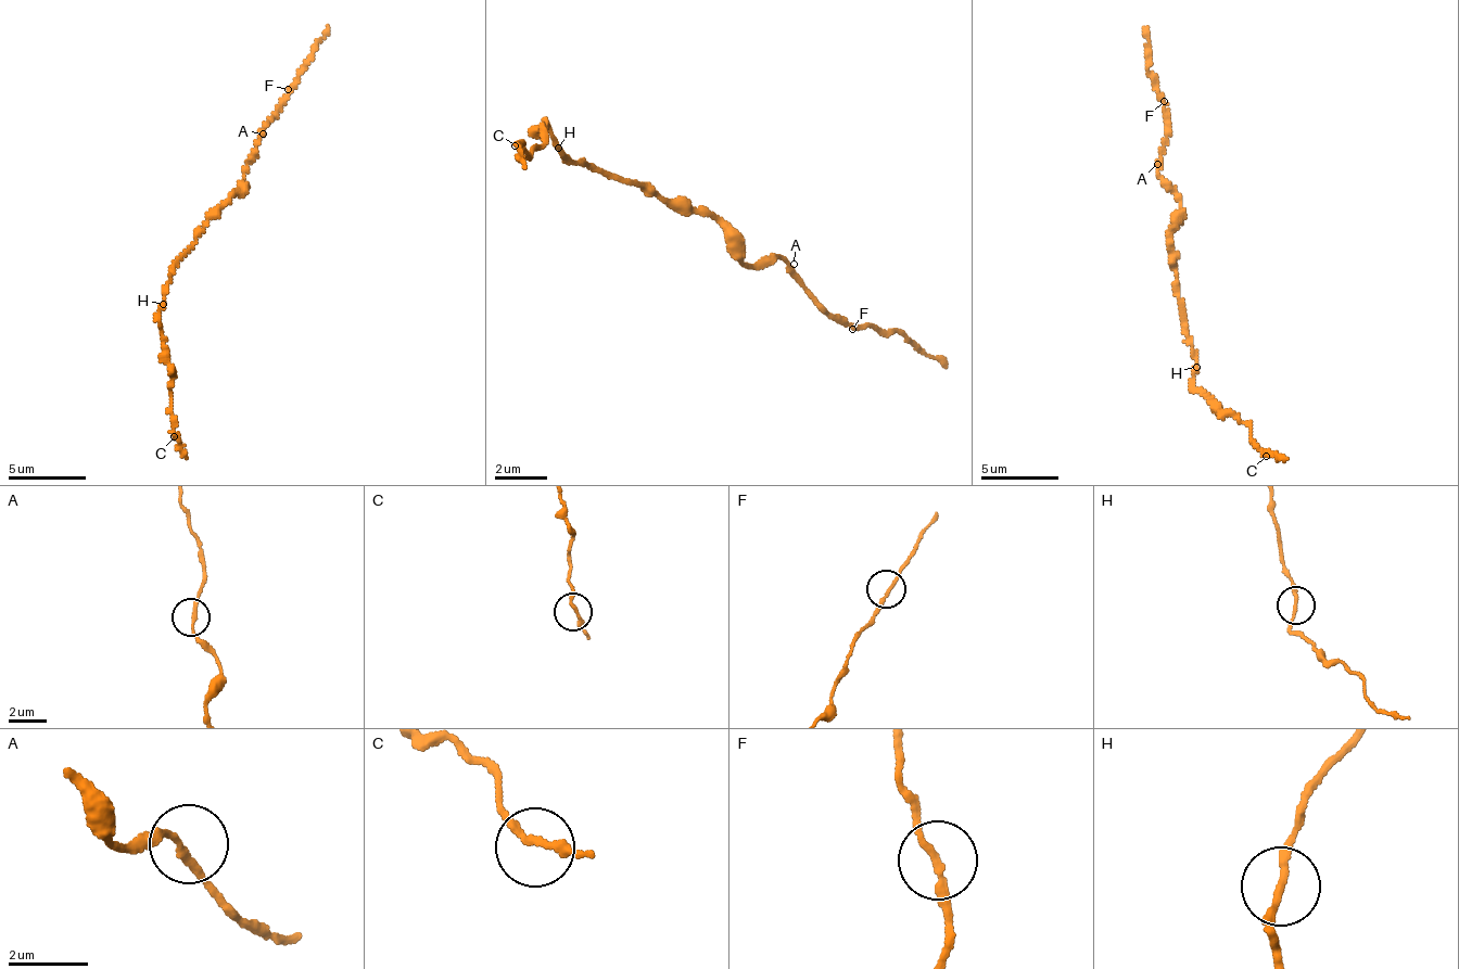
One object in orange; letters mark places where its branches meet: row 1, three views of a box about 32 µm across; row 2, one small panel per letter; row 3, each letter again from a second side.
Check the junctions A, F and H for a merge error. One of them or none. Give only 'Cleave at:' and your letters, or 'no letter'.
Cleave at: H

